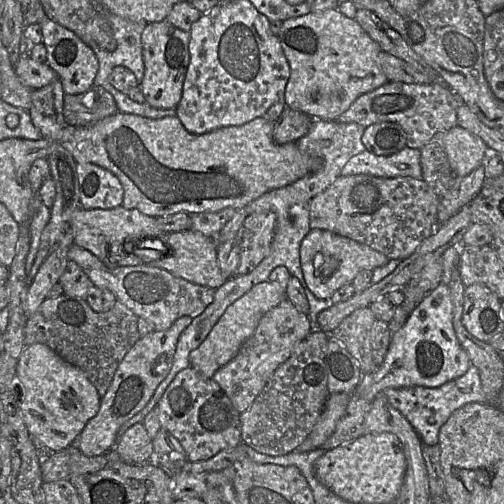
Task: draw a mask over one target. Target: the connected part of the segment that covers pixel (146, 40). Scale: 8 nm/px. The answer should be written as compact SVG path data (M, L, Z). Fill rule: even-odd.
M167 20L148 23L141 35L144 76L140 89L145 102L157 109L176 109L179 104L184 78L190 61L190 33L174 27Z

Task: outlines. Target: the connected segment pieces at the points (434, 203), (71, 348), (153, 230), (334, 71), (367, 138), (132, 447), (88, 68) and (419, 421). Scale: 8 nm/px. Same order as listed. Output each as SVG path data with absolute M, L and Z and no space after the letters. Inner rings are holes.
M339 176L309 205L311 229L327 230L363 243L388 259L404 260L430 237L437 224L440 198L422 179Z
M65 294L46 298L37 311L28 317L24 328L25 347L45 344L63 360L79 368L103 397L113 379L119 364L140 338L138 317L117 300L106 312L95 312L85 299Z
M122 205L112 209L79 208L73 213L72 221L74 244L90 251L108 268L142 265L160 259L168 252L166 243L161 239L166 234L160 229L156 218L147 216L136 209L126 209ZM150 238L160 238L161 244L153 240L145 240ZM141 241L143 244L139 245L138 250L135 251L135 244Z
M336 9L309 12L282 21L278 39L289 63L290 75L285 87L285 106L304 112L313 120L337 121L362 94L371 92L389 81L379 67L381 47L358 24Z
M379 122L365 127L361 140L366 150L376 155L389 156L406 147L403 129L392 122Z
M137 423L118 437L114 449L122 461L130 464L147 464L152 460L153 444L144 423Z
M48 17L40 23L42 43L47 49L47 64L58 74L65 94L75 95L87 91L94 85L99 62L94 50L86 45L74 32Z
M470 365L462 376L450 380L438 387L408 386L401 388L386 388L384 391L389 403L398 409L418 433L421 441L429 446L439 442L439 430L456 409L471 403L488 403L484 393L479 371L475 365ZM434 415L435 422L430 424L428 418Z

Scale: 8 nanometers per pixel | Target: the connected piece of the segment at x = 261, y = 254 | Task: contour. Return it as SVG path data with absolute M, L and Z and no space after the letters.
M273 212L247 215L236 234L240 254L237 275L250 273L269 255L276 220L276 214Z

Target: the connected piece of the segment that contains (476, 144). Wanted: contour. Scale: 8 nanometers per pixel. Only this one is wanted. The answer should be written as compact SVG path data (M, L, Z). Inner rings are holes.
M458 125L445 133L444 146L456 177L466 176L483 165L490 152L479 136Z

